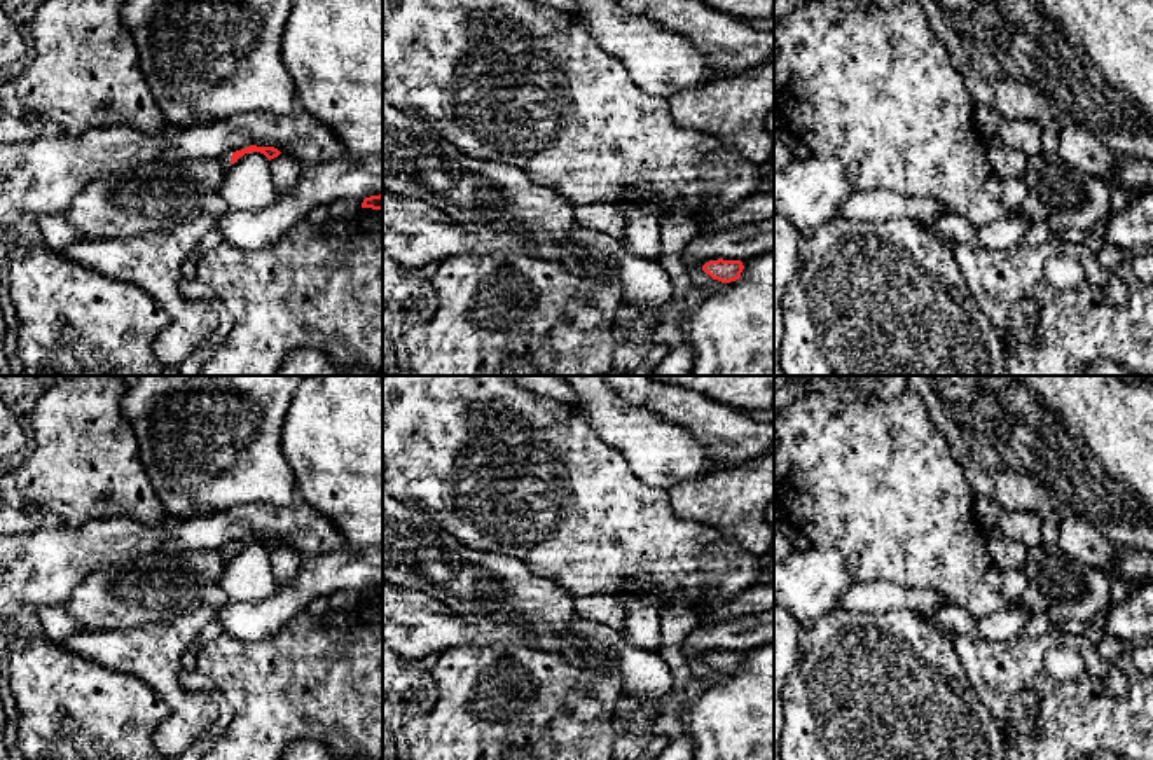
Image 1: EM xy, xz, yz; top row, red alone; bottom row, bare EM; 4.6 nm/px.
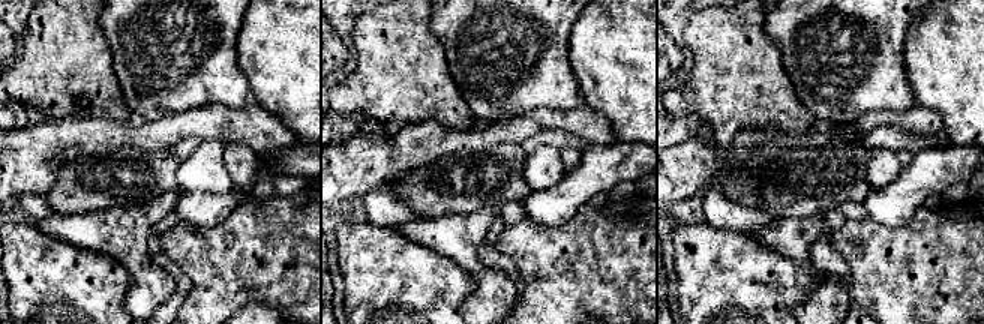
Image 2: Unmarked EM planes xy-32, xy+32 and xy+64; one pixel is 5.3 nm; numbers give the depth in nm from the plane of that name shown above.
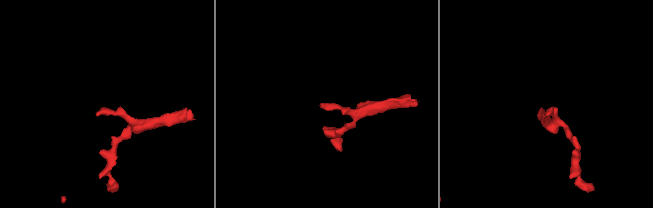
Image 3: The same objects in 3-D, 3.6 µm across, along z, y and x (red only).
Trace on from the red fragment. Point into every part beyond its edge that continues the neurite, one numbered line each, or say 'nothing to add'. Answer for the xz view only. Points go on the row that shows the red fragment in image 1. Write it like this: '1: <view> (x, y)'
nothing to add

